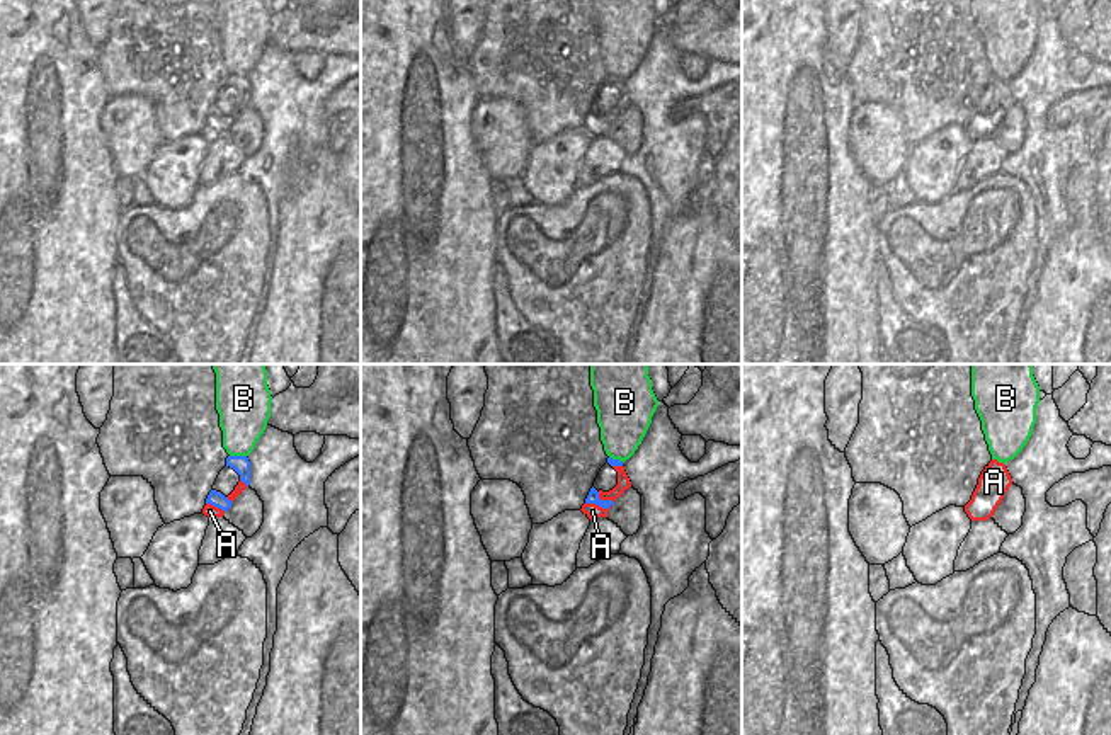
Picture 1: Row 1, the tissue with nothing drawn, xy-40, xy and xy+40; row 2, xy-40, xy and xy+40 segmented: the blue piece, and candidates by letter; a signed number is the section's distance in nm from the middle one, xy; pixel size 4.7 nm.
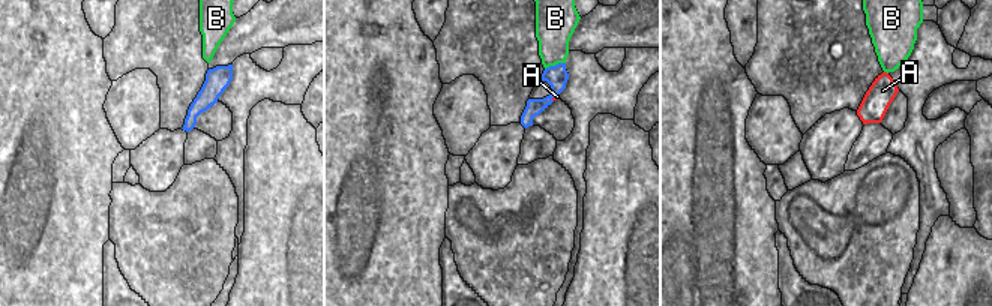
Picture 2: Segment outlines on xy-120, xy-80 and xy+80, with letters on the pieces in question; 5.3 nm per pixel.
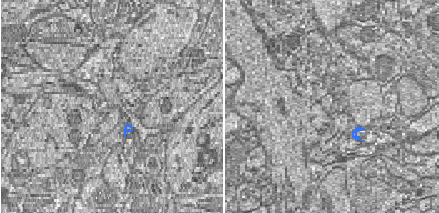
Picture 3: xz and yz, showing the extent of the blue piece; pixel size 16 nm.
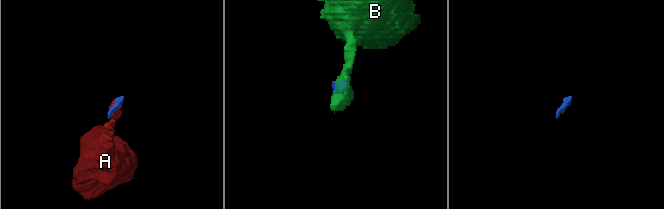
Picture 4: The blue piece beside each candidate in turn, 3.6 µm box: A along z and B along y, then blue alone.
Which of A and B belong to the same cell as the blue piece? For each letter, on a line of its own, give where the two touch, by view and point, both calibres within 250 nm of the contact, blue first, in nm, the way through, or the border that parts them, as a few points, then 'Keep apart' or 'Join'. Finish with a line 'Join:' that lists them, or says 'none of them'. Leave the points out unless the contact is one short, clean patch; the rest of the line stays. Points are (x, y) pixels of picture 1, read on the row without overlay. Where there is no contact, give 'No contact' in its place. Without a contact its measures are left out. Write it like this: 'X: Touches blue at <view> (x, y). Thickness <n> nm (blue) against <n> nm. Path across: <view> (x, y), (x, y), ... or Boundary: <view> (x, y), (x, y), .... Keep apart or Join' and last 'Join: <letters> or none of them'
A: Touches blue at xy (598, 123). Thickness 60 nm (blue) against 70 nm. Path across: xy (592, 116), (598, 123), (592, 130). Join
B: Touches blue at xy-40 (239, 75). Thickness 80 nm (blue) against 240 nm. Boundary: xy-40 (230, 74), (245, 75). Keep apart
Join: A.

